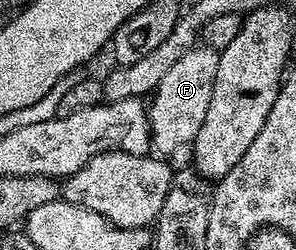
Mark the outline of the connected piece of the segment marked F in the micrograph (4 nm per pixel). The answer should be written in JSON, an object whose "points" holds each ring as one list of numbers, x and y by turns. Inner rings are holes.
{"points":[[197,45,185,53,158,81,150,96,148,124,152,130,152,147,161,156,168,157,179,147,187,148,195,139,202,121,206,121,206,109,210,105,210,93,214,93,214,73,218,73,220,52,207,45],[152,102,152,103,151,103]]}

